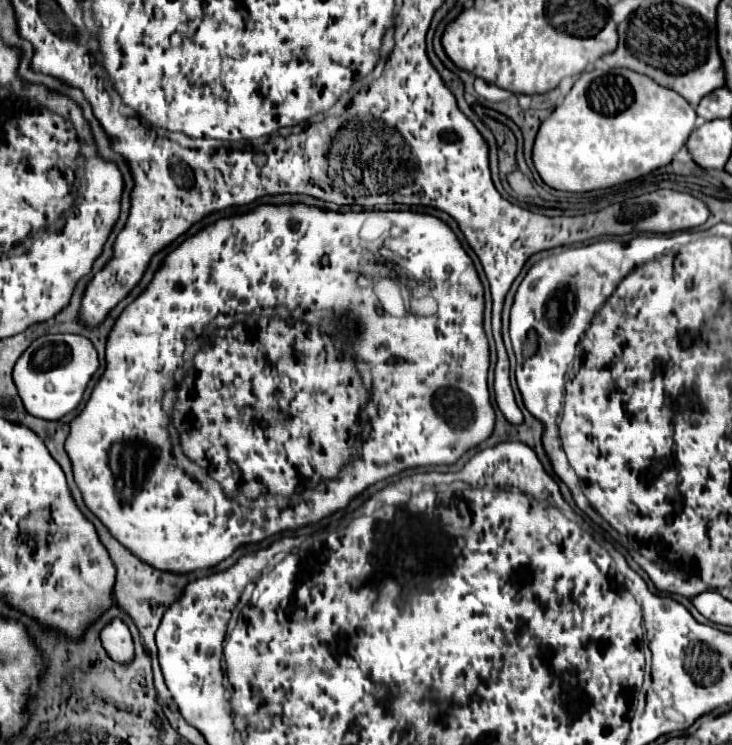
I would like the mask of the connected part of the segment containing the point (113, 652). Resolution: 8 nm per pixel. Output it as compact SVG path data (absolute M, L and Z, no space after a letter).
M113 619L103 631L101 631L101 639L103 639L103 647L107 651L107 655L115 661L115 663L123 663L129 665L135 657L133 651L133 639L131 633L127 629L127 625L119 619Z

